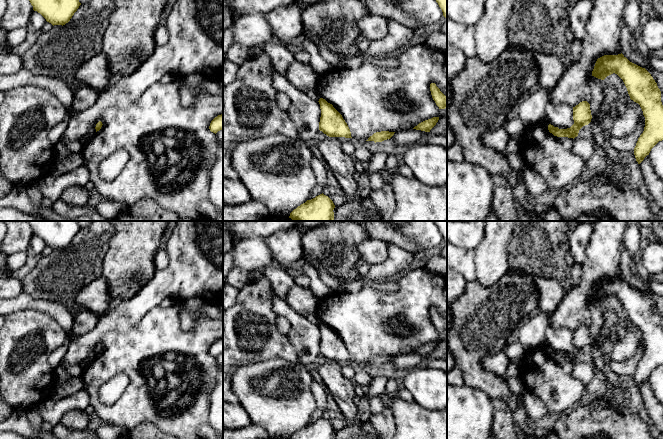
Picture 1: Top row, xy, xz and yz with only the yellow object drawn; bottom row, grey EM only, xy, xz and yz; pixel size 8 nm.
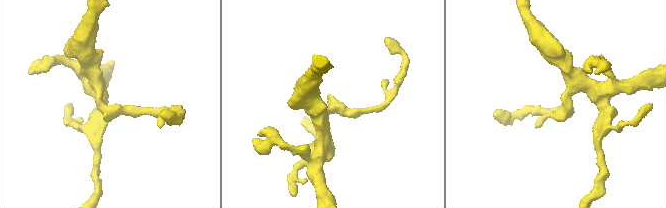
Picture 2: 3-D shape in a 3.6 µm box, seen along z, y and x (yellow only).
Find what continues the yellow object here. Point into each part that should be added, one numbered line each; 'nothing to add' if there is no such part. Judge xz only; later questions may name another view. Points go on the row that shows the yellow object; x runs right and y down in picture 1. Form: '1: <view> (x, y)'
nothing to add

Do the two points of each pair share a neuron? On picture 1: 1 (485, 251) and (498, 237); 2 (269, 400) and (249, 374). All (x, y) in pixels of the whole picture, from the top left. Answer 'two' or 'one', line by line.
1: one
2: one

